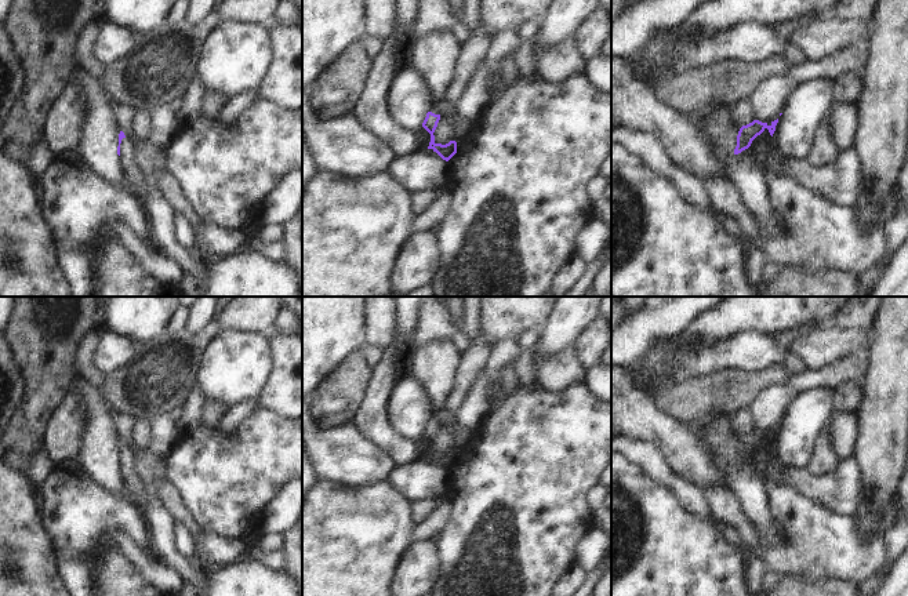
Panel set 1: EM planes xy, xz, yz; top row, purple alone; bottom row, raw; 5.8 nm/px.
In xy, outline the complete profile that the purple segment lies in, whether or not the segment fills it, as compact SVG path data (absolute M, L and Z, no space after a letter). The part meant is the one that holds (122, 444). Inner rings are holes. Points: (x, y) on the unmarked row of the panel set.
M123 440L119 443L117 464L120 466L120 476L126 488L127 499L144 512L146 508L144 481L137 476L134 454L126 447Z

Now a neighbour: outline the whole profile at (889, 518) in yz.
M897 493L893 497L891 504L887 506L887 509L882 513L879 519L882 533L886 534L889 528L896 524L898 513L900 513L900 502L898 502L898 493Z

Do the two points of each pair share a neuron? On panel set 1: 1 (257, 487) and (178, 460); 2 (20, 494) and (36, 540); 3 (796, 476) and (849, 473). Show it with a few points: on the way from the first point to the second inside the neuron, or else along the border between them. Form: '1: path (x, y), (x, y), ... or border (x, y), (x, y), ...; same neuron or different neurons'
1: path (238, 475), (217, 475), (206, 467), (198, 467); same neuron
2: path (20, 505), (20, 515), (29, 524), (29, 529); same neuron
3: path (809, 483), (836, 483); same neuron

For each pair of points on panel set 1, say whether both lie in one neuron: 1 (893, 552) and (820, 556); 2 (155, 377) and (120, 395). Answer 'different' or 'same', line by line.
1: different
2: same

